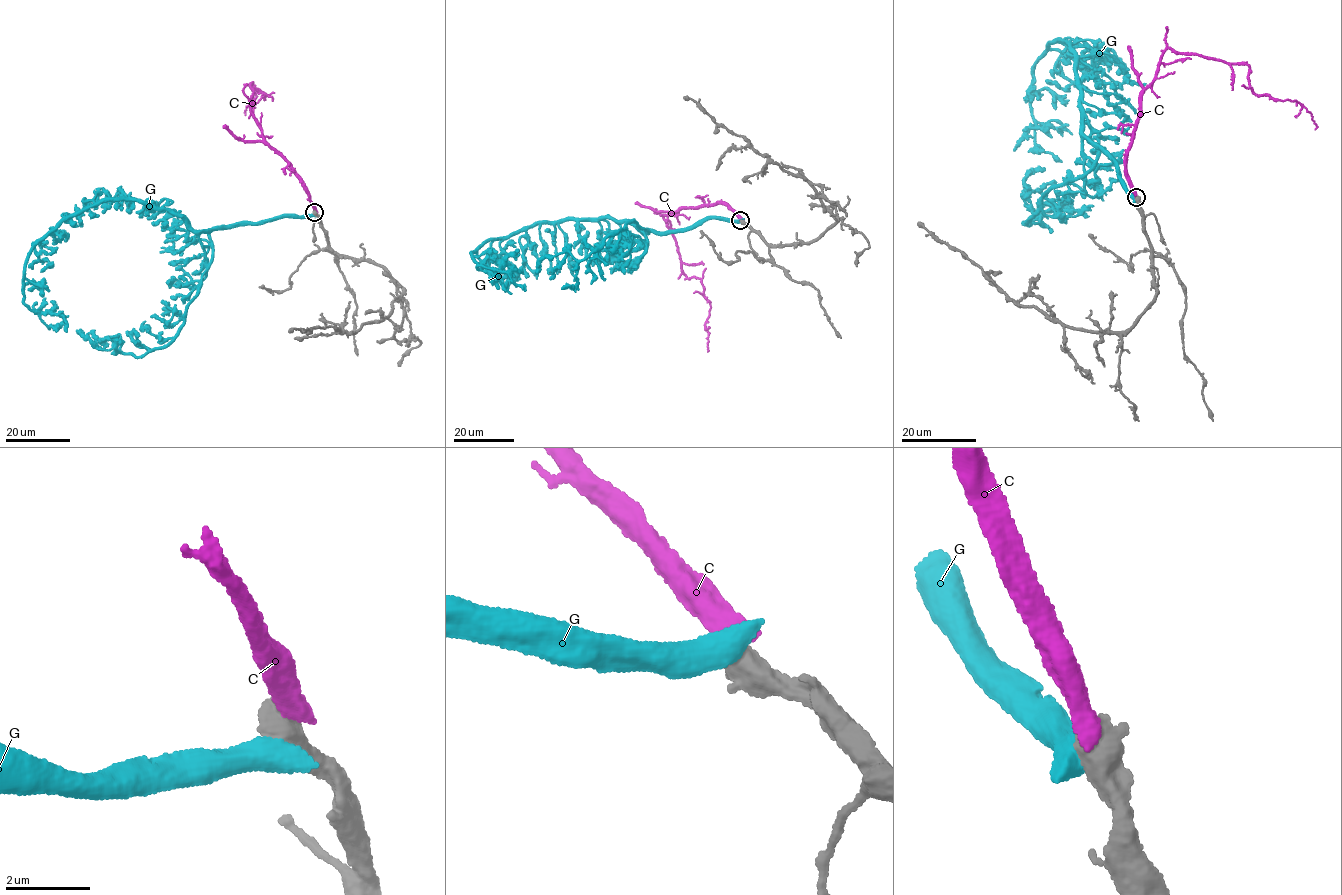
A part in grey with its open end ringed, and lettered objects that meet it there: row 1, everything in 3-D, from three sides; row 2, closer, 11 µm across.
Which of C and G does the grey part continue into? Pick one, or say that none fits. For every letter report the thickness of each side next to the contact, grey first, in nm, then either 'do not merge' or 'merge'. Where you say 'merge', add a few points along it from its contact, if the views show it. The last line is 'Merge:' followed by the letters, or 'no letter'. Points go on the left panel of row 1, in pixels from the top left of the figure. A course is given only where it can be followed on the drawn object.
C: 700 nm thick on the grey side, 500 nm on the other; do not merge
G: 750 nm thick on the grey side, 700 nm on the other; do not merge
Merge: no letter

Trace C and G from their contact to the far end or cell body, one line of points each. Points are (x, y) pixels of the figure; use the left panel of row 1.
C: (314, 211), (301, 178), (263, 139), (251, 113), (252, 82), (265, 98), (264, 92), (252, 95), (244, 115)
G: (315, 214), (207, 232), (139, 202), (95, 203), (60, 219), (27, 261), (24, 304), (50, 328), (59, 325)

